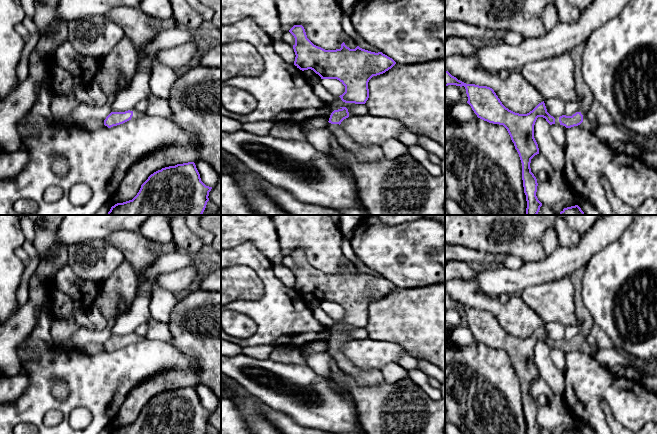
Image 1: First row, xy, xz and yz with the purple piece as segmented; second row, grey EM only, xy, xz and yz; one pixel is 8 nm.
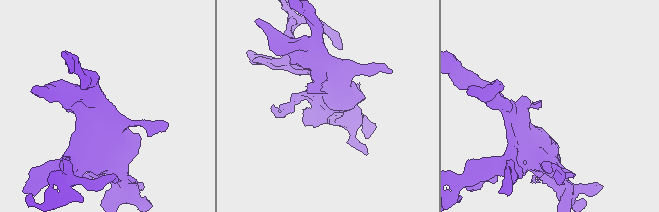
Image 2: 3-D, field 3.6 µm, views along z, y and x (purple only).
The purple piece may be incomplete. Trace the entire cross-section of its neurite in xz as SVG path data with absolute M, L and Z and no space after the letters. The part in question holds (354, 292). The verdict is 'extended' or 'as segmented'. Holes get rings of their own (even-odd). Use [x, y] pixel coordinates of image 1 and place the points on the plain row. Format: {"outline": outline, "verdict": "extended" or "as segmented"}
{"outline": "M294 249L289 256L295 262L294 289L300 294L313 294L321 303L337 303L345 310L345 316L339 321L345 327L365 328L369 322L368 306L373 300L385 297L396 286L382 276L371 276L357 270L350 273L343 266L340 273L325 274L314 269L308 262L302 249Z", "verdict": "as segmented"}

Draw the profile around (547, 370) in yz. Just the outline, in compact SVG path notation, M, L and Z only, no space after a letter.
M538 341L534 349L534 362L538 368L539 377L547 382L556 395L563 396L564 373L552 362L550 350L545 342Z

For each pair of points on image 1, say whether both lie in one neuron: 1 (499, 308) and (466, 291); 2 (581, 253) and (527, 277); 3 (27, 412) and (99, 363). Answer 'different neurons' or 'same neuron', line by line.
1: same neuron
2: same neuron
3: same neuron

